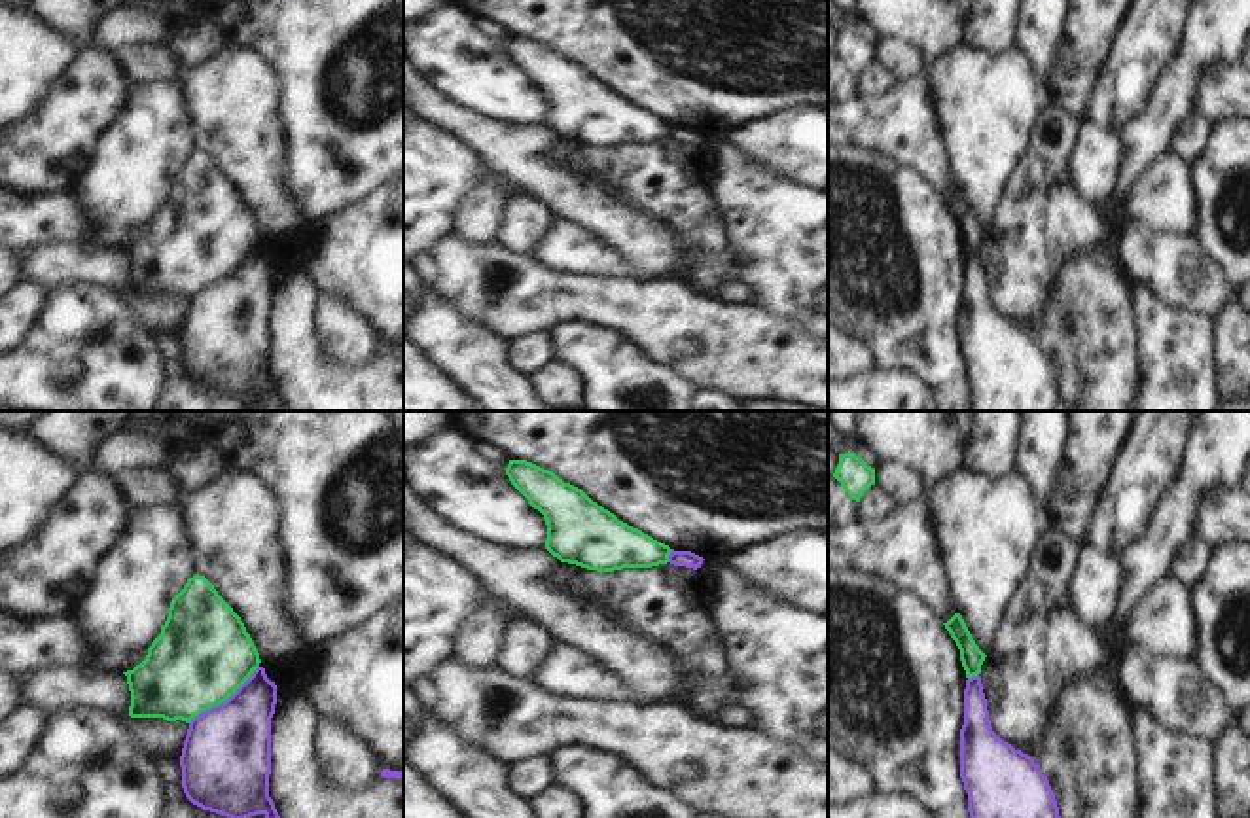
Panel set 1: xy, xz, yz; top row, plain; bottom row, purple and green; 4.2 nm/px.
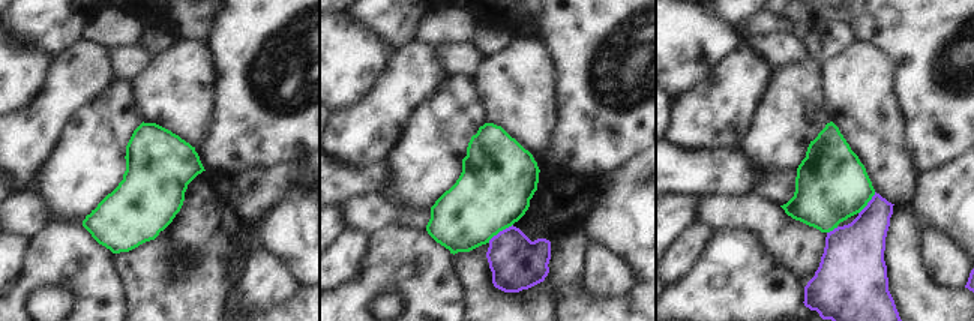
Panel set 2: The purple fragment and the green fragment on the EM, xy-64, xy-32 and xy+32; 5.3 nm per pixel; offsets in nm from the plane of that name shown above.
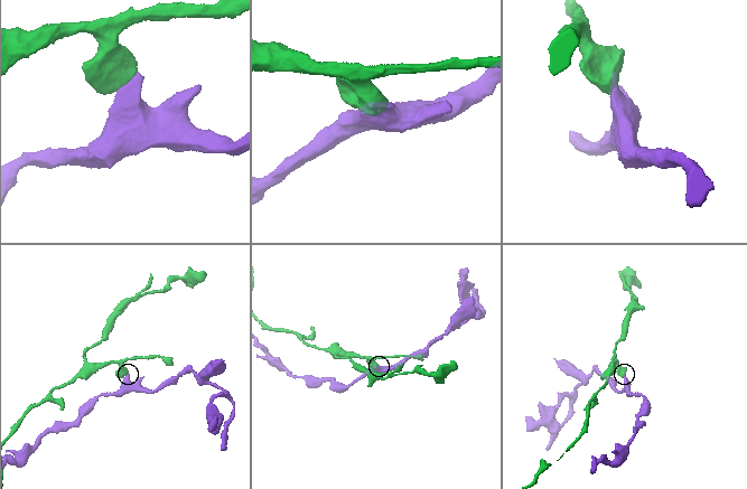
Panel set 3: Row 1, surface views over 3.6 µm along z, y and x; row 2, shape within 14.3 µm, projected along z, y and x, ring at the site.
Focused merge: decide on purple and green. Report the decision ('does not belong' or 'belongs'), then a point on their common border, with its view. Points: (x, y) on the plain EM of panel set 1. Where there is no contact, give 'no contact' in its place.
does not belong | xy (226, 277)

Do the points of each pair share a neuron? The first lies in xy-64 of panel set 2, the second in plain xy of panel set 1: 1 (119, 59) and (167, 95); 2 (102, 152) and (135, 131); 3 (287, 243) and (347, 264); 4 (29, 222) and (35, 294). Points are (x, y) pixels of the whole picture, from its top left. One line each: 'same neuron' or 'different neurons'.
1: different neurons
2: same neuron
3: same neuron
4: different neurons

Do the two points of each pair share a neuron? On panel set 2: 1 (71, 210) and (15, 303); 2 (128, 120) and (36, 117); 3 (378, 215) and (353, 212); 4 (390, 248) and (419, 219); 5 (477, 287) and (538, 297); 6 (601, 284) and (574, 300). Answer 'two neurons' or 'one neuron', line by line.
1: two neurons
2: two neurons
3: one neuron
4: two neurons
5: one neuron
6: two neurons

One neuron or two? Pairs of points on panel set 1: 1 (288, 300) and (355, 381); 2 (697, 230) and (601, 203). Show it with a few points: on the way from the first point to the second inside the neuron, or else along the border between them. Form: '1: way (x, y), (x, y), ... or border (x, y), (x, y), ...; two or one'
1: way (292, 324), (292, 339), (330, 377); one
2: border (610, 186), (629, 207), (661, 222), (678, 243); two

